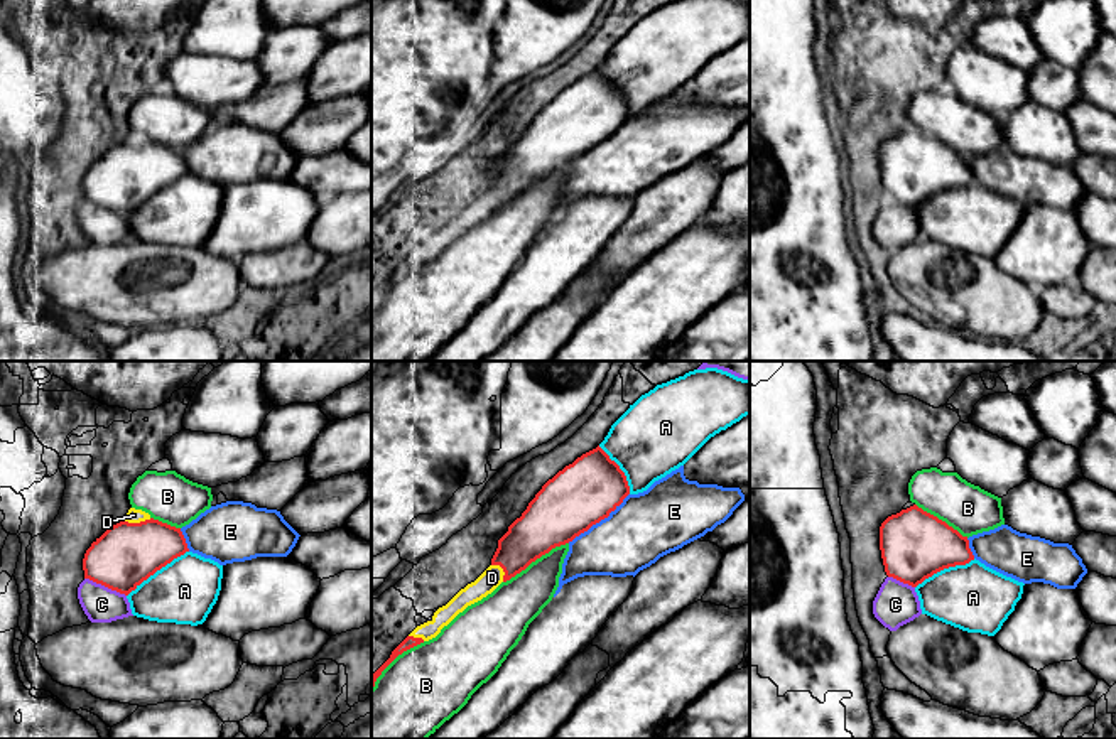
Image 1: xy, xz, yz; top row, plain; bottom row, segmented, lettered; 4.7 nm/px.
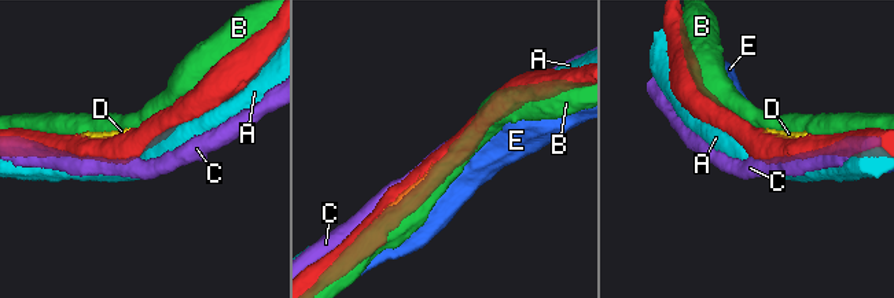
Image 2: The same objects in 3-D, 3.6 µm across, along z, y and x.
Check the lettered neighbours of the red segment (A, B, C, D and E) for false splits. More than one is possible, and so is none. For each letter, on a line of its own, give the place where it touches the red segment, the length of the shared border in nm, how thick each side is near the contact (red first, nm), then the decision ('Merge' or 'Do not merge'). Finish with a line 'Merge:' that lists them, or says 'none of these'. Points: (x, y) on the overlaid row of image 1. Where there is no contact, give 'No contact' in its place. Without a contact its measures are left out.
A: Touches red at xy (157, 569). Shared border 360 nm. Thickness 300 nm (red) against 300 nm. Do not merge
B: Touches red at xz (536, 559). Shared border 360 nm. Thickness 280 nm (red) against 240 nm. Do not merge
C: Touches red at xy (105, 586). Shared border 220 nm. Thickness 300 nm (red) against 170 nm. Do not merge
D: Touches red at xy (137, 523). Shared border 140 nm. Thickness 300 nm (red) against 70 nm. Merge
E: Touches red at xz (598, 522). Shared border 380 nm. Thickness 300 nm (red) against 320 nm. Do not merge
Merge: D

